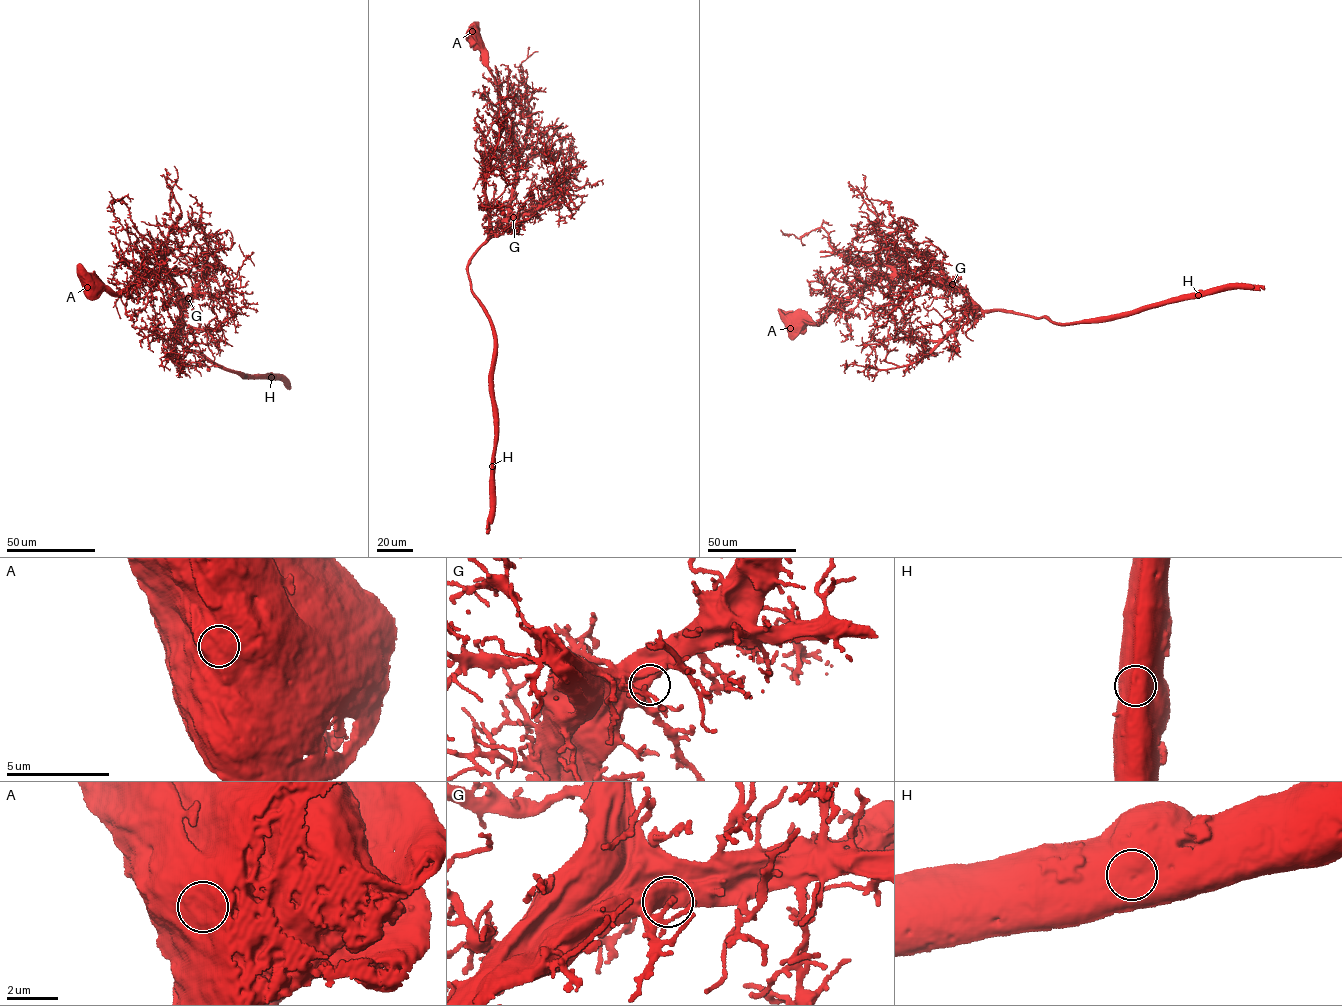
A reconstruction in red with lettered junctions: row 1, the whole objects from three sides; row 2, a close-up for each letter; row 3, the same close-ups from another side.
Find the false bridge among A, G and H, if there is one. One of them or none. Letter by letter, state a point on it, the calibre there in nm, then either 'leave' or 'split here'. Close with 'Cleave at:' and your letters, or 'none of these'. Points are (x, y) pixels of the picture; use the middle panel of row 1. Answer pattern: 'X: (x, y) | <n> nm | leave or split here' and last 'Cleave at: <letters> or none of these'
A: (472, 31) | 1350 nm | leave
G: (513, 217) | 950 nm | leave
H: (492, 466) | 1200 nm | leave
Cleave at: none of these

